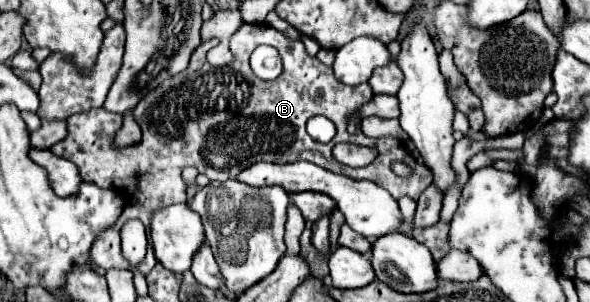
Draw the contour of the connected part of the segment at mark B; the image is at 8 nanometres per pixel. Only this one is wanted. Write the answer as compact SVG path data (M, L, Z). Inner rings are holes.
M243 24L231 36L229 48L235 58L231 66L225 66L225 68L209 66L205 54L209 52L209 46L217 46L217 44L219 40L215 38L201 42L201 46L193 52L191 62L185 72L175 74L173 78L169 78L167 82L151 90L133 108L133 118L143 130L143 140L139 144L123 148L123 150L113 148L113 139L122 126L123 115L108 112L101 107L99 110L71 116L67 120L65 140L49 148L59 158L71 160L79 168L85 182L91 182L99 188L111 186L111 188L131 194L117 222L93 242L91 258L97 266L105 270L127 268L127 270L139 270L145 276L149 274L149 270L157 264L151 242L148 244L143 262L133 266L121 254L119 230L131 218L139 218L145 226L150 226L153 210L183 202L181 170L185 166L195 166L199 174L209 176L209 180L223 182L227 178L237 178L239 172L251 164L297 162L303 158L303 154L299 152L311 150L311 152L319 152L329 162L331 172L345 174L351 178L373 180L375 184L391 192L395 200L399 200L401 196L409 196L417 200L423 188L431 184L433 180L431 172L425 166L417 164L417 160L405 150L405 146L397 138L373 139L365 136L361 130L357 134L347 132L349 118L357 112L357 108L367 104L373 96L369 84L347 86L339 82L329 66L325 66L315 56L309 56L305 52L303 42L289 40L283 32L275 28L265 28L263 24ZM259 44L269 44L277 48L283 60L283 72L275 80L267 82L267 80L255 78L249 66L249 56ZM319 114L335 122L337 134L329 144L321 144L305 132L305 122ZM339 142L375 147L379 150L379 158L375 158L373 164L363 166L363 168L343 166L331 154L333 146ZM393 162L409 164L413 174L405 178L397 176L391 170Z

